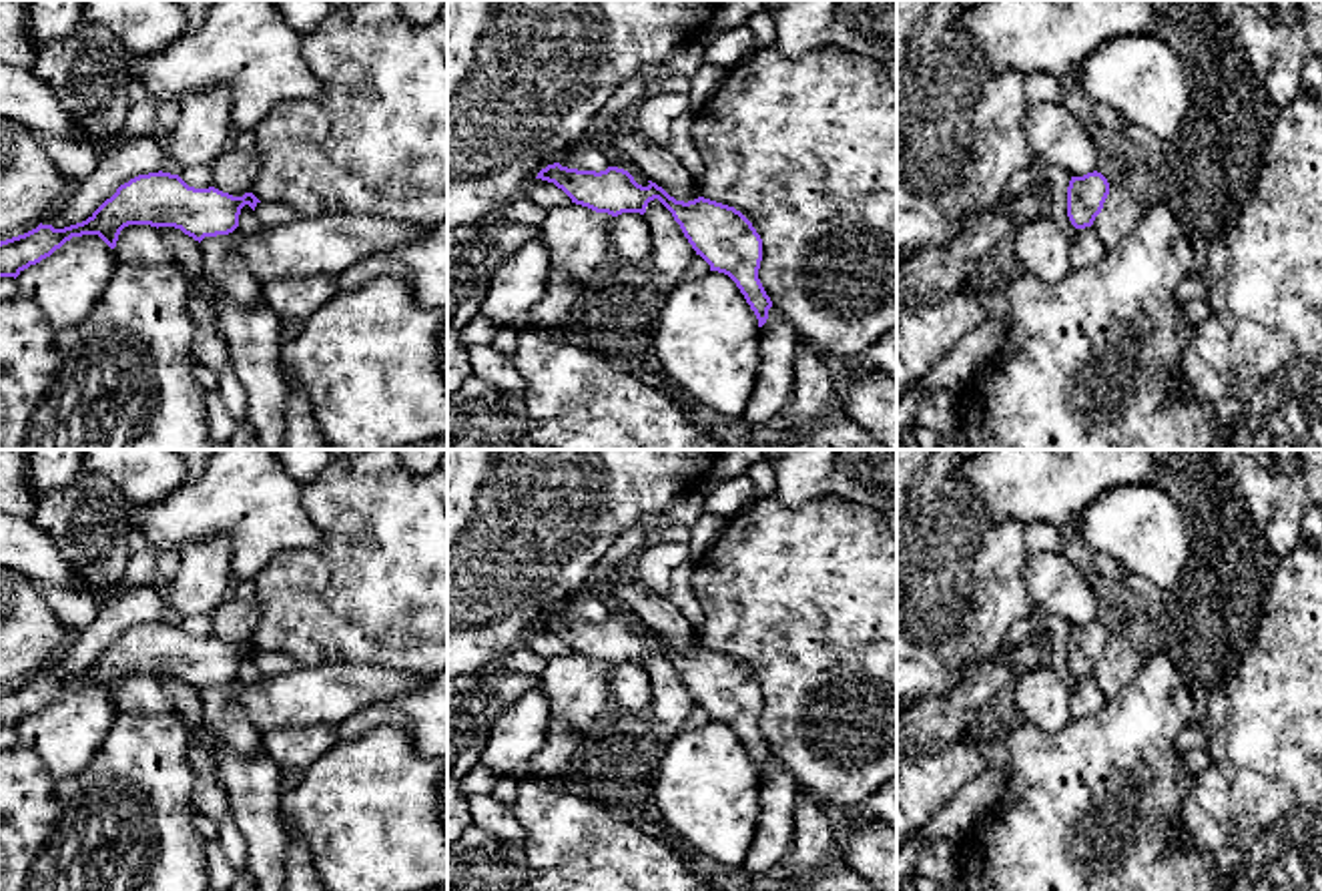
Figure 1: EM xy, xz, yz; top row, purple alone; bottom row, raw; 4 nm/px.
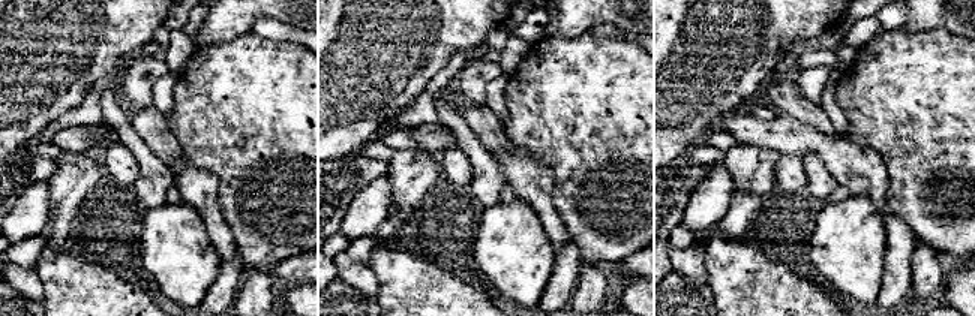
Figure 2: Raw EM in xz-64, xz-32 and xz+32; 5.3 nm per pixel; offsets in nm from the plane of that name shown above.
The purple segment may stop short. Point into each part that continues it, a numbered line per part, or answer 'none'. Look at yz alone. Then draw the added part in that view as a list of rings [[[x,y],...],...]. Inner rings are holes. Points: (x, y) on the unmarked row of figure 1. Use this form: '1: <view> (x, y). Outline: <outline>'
none

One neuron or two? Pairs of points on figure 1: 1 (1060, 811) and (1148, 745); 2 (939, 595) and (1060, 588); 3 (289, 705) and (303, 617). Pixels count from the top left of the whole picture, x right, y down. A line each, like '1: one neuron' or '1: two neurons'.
1: one neuron
2: two neurons
3: two neurons

